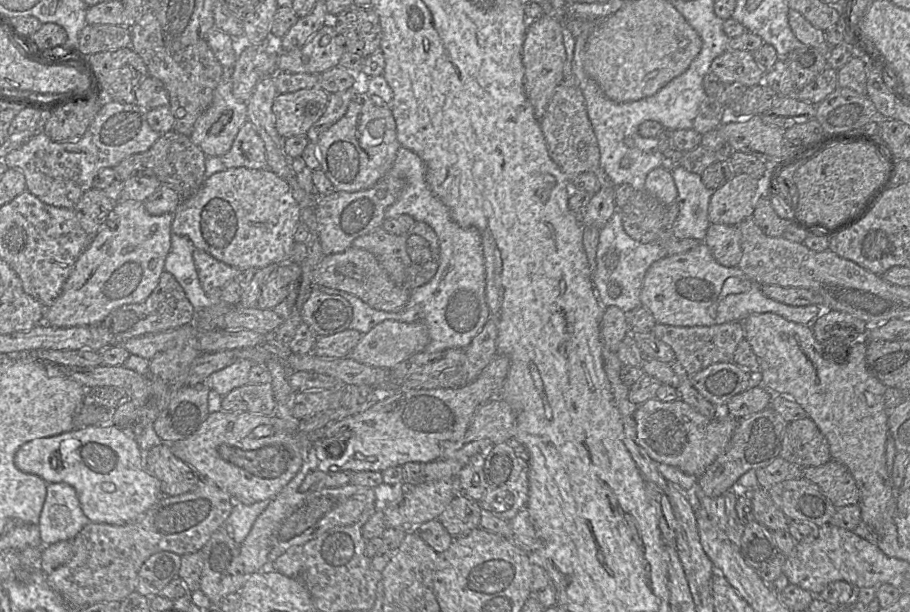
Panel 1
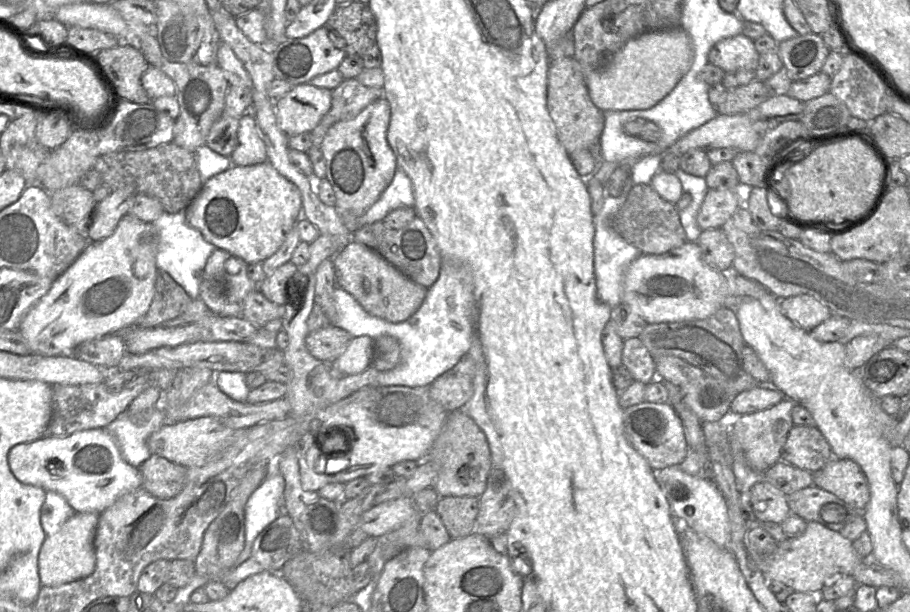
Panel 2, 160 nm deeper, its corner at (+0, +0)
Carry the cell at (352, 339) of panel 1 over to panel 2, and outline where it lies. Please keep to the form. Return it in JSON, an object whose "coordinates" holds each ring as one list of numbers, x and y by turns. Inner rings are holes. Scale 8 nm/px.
{"coordinates":[[326,325,321,329,309,332,305,345,308,352,322,362,334,362,346,349,351,335,334,325]]}

